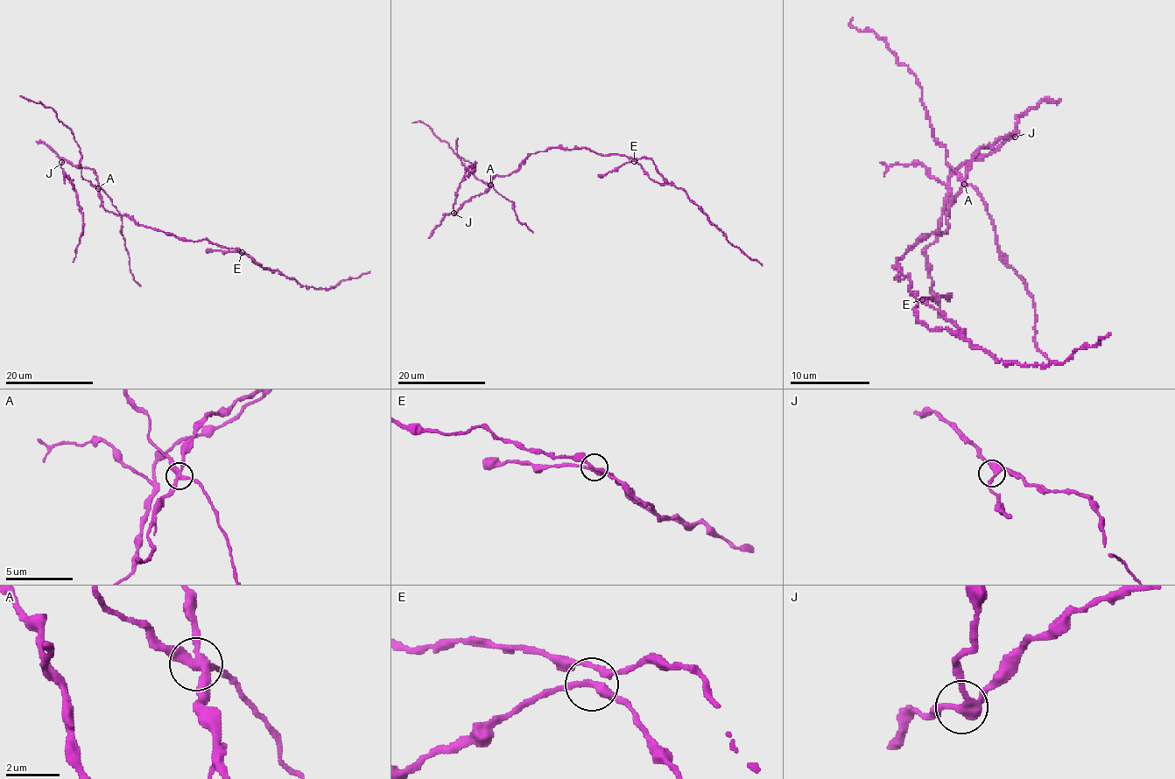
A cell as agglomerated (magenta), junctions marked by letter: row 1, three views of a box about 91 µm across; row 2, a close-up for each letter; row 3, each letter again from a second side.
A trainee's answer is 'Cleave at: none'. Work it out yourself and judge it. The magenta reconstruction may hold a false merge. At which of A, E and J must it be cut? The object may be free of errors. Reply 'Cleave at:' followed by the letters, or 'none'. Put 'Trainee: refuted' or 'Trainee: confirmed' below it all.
Cleave at: A
Trainee: refuted

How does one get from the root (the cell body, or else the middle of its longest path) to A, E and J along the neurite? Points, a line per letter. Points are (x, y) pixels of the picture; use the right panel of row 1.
A: (904, 256), (928, 235), (936, 232), (941, 234), (947, 228), (946, 214), (950, 200), (963, 184)
E: (904, 256), (898, 262), (898, 279), (906, 276), (911, 281), (910, 291), (918, 301), (922, 299)
J: (904, 256), (928, 235), (947, 228), (950, 200), (960, 190), (974, 154), (999, 138), (1015, 136)

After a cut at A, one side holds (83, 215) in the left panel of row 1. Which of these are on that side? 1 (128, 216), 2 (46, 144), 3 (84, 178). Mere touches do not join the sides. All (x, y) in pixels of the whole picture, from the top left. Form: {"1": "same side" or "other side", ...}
{"1": "same side", "2": "same side", "3": "other side"}

